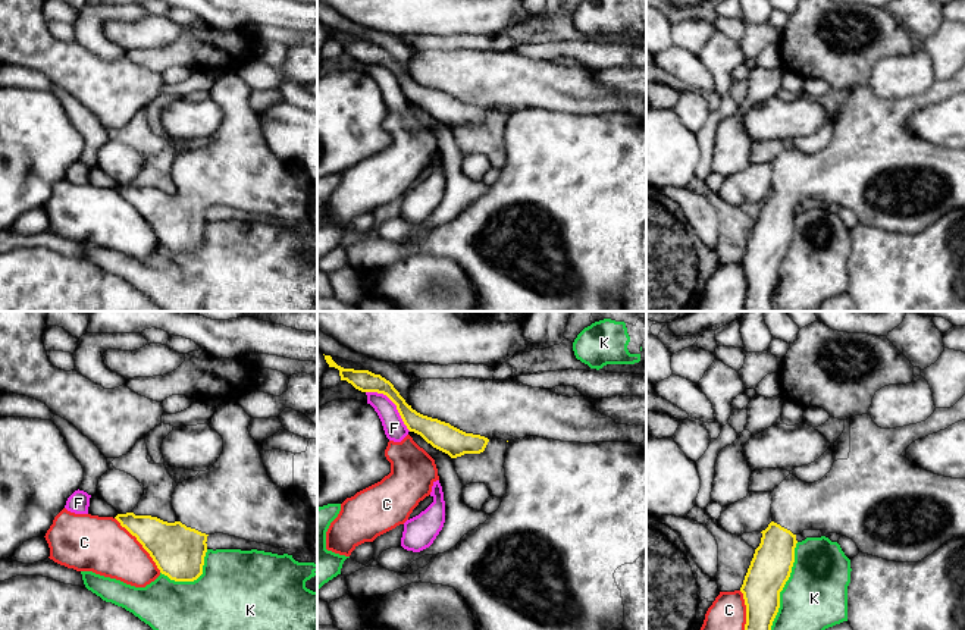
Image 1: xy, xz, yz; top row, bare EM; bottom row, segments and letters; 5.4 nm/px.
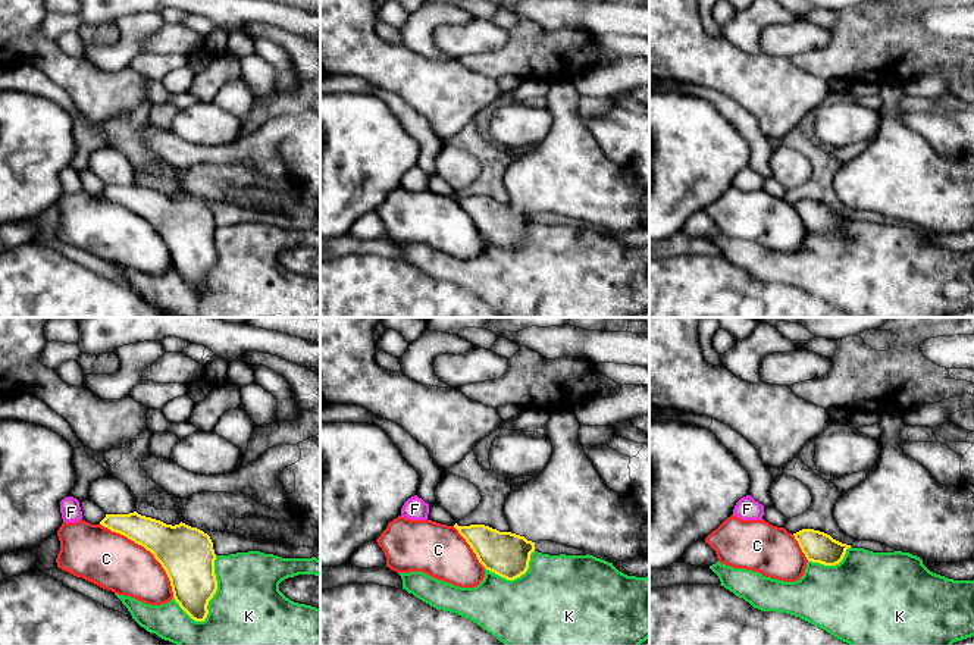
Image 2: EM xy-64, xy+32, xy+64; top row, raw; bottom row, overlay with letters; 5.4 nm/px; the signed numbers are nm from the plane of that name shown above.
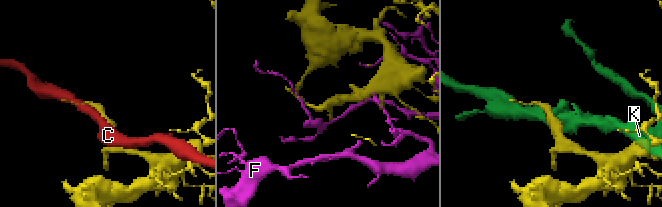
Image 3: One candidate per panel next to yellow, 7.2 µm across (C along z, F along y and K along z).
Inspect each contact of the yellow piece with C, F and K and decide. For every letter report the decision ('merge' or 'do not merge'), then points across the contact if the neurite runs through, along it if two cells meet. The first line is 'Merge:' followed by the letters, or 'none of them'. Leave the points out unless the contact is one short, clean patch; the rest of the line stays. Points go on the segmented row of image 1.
Merge: none of them
C: do not merge
F: do not merge
K: do not merge

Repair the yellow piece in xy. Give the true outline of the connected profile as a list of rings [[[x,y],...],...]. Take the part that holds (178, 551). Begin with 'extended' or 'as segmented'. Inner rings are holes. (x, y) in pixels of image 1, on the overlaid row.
extended; [[[225,402],[216,408],[206,424],[222,436],[223,451],[210,470],[178,483],[172,495],[178,517],[175,523],[134,513],[115,517],[170,580],[194,582],[203,574],[209,535],[223,533],[270,545],[288,555],[316,543],[317,515],[291,492],[272,482],[263,464],[260,443],[248,432],[250,421],[251,417],[238,402]]]

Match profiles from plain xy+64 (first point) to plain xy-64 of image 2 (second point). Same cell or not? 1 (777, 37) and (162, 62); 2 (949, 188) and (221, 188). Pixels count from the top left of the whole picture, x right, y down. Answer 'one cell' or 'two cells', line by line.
1: two cells
2: one cell

